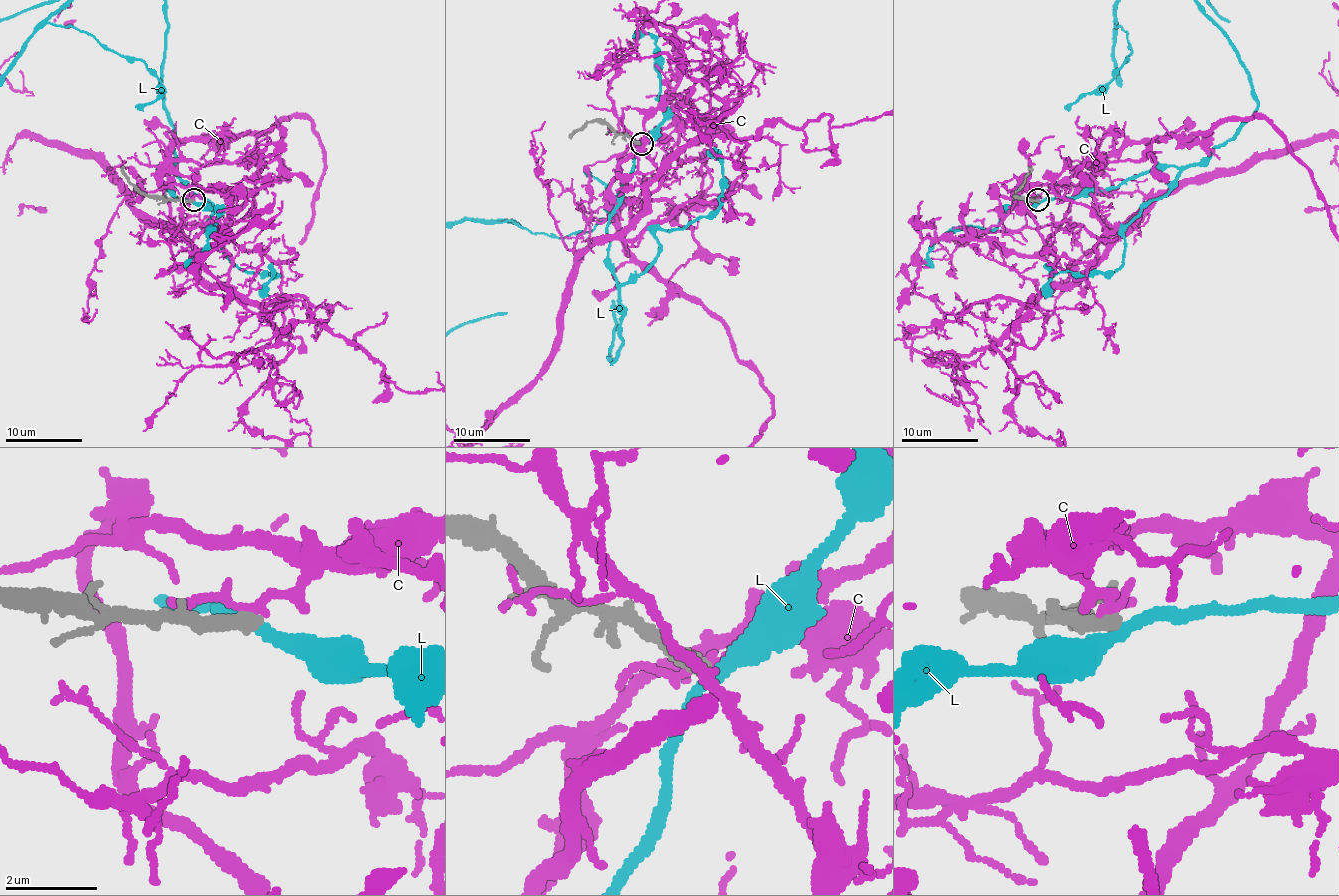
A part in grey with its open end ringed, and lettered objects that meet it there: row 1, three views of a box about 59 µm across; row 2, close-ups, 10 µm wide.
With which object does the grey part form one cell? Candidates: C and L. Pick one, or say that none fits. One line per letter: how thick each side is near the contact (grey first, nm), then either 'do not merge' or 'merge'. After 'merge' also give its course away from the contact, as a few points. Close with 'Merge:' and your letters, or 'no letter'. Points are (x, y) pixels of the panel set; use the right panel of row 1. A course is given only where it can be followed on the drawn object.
C: calibres 400 and 200 nm; do not merge
L: calibres 380 and 260 nm; do not merge
Merge: no letter

